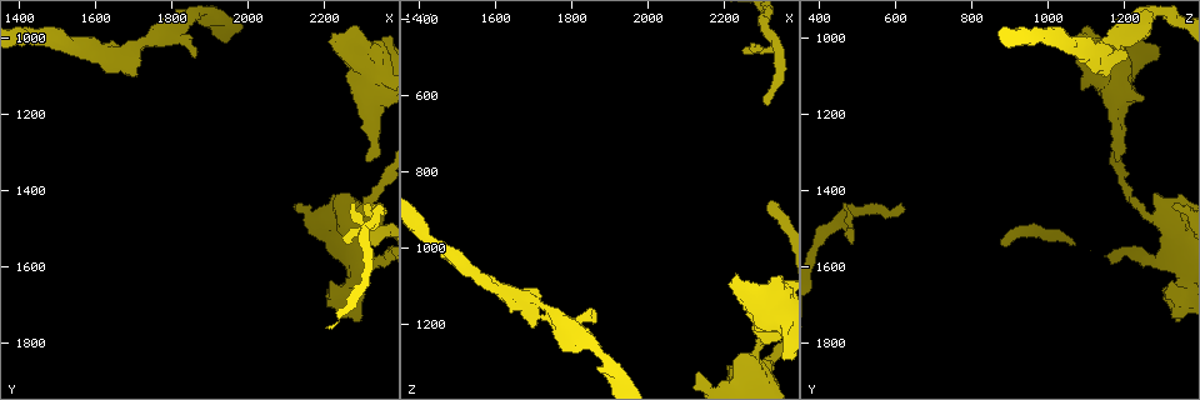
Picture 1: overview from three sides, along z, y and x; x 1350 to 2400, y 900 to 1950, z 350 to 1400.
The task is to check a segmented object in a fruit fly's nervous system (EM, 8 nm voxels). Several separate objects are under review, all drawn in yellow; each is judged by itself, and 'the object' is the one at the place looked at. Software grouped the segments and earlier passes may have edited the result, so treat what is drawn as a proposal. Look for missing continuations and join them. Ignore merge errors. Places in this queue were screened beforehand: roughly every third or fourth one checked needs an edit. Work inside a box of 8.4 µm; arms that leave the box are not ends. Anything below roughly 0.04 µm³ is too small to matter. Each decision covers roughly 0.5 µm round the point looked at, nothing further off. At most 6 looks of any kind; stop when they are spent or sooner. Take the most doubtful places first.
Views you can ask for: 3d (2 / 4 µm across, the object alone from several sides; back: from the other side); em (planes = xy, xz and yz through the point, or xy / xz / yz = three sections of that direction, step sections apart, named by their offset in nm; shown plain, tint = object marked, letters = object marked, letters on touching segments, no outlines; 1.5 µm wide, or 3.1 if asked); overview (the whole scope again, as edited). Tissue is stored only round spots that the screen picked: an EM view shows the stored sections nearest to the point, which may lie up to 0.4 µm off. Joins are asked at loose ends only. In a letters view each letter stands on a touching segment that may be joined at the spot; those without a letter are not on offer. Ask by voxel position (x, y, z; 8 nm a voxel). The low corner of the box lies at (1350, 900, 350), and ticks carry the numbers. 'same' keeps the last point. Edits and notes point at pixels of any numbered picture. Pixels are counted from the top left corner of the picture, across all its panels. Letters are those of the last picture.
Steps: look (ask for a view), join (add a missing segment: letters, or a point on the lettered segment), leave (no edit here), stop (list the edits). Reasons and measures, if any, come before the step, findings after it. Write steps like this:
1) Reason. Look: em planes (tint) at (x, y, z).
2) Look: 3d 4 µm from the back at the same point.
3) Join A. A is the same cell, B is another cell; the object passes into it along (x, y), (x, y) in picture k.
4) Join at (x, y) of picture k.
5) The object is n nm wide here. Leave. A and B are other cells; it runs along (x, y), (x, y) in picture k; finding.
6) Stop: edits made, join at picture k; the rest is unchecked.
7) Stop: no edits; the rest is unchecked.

Free end. Look: 3d 4 µm at (2265, 1405, 1280).

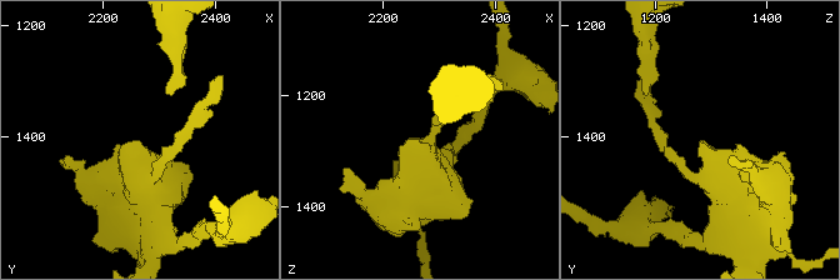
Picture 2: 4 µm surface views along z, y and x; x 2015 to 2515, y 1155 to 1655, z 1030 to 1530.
Look: em planes (letters) at (2260, 1405, 1280).

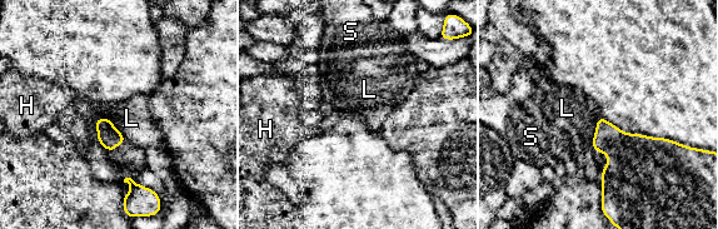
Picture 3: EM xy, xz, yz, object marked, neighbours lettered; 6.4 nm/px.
Leave. H, L and S are other cells; a border runs along (601, 114), (597, 119), (591, 147) in picture 3; no lettered segment goes on from it.

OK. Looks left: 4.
Stops while still wide. Look: em xz step 8 (letters) at (2225, 1000, 1070).

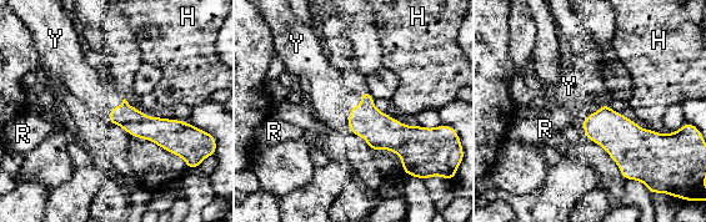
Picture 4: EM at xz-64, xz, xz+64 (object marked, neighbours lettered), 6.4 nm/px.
The longest contact is with H, 150 nm. Join Y. Y is the same cell, H and R are other cells; the cell continues.

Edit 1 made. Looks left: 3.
Stop: edits made, join at picture 4; the rest is unchecked.

